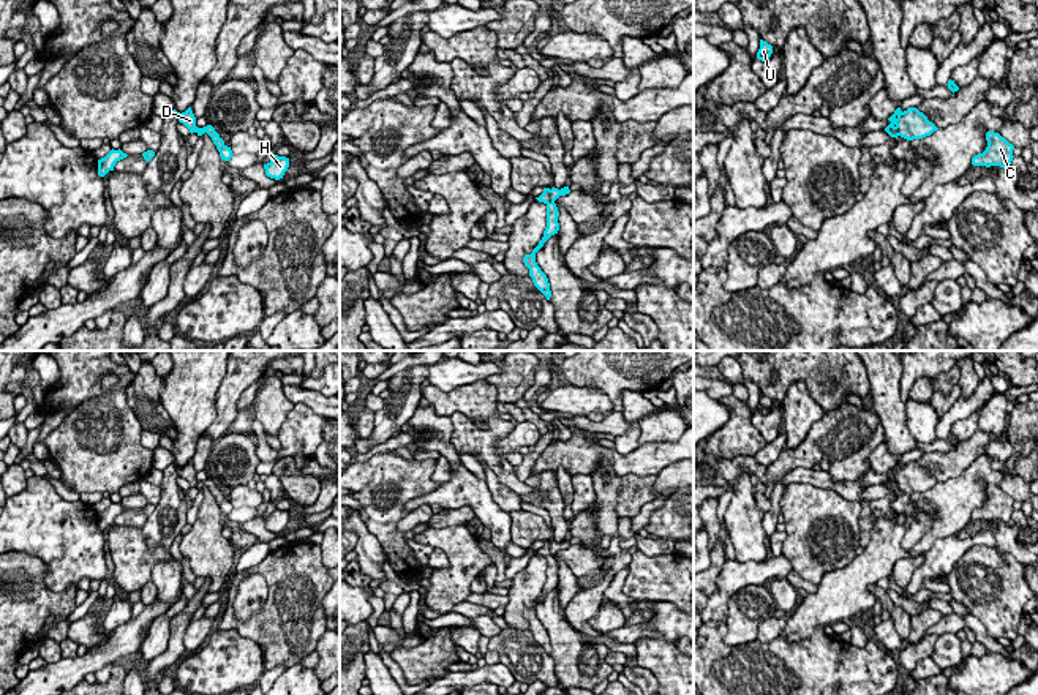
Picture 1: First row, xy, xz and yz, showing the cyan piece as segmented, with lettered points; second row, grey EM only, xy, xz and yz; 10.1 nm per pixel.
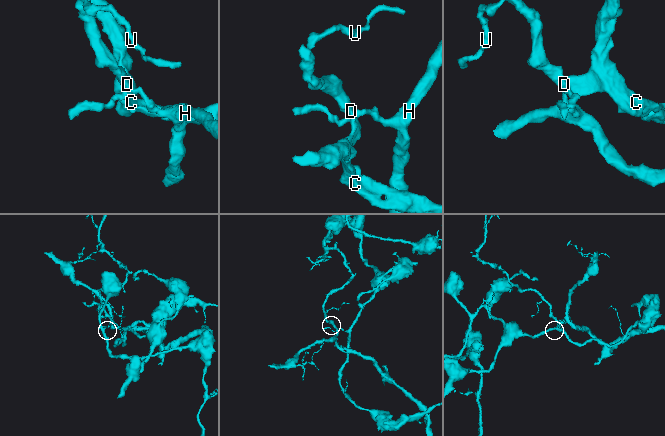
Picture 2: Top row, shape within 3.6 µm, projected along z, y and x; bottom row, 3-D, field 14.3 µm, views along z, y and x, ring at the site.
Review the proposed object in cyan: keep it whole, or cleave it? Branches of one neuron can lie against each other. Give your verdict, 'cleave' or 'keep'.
cleave

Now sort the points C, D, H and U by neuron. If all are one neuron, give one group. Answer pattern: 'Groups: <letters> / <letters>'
Groups: C D U / H

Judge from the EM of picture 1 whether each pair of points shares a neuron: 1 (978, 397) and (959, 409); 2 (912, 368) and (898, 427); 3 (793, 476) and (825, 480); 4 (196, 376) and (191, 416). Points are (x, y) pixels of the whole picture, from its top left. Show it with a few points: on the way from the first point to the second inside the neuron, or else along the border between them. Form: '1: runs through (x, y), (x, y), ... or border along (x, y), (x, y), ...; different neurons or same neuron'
1: runs through (974, 401), (964, 408); same neuron
2: border along (904, 367), (901, 375), (902, 403); different neurons
3: runs through (801, 476), (817, 477); same neuron
4: runs through (191, 386), (191, 406); same neuron

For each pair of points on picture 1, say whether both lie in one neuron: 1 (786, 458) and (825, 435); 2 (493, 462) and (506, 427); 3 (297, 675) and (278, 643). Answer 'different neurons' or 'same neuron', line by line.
1: same neuron
2: same neuron
3: different neurons

